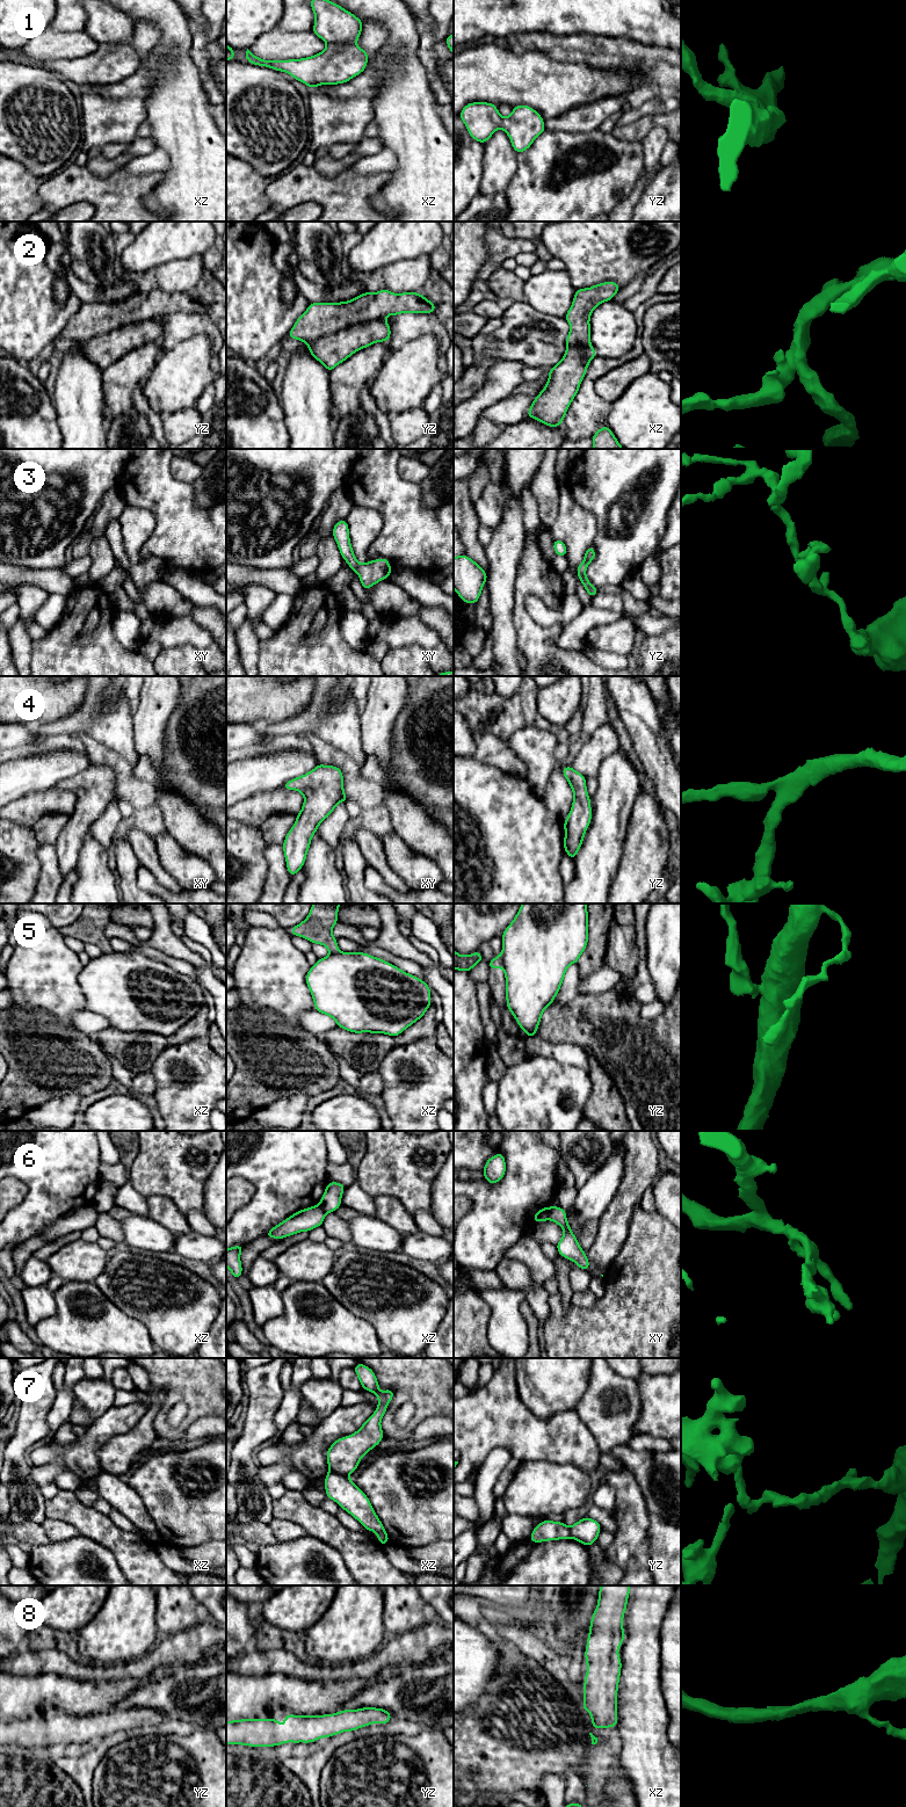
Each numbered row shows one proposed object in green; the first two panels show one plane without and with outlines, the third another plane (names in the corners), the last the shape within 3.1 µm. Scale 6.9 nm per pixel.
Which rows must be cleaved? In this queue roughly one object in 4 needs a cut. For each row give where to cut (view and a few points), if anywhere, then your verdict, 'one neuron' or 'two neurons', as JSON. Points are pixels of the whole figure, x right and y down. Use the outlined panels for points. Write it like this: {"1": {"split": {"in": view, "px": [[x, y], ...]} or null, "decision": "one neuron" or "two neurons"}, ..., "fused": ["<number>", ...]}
{"1": {"split": null, "decision": "one neuron"}, "2": {"split": null, "decision": "one neuron"}, "3": {"split": null, "decision": "one neuron"}, "4": {"split": null, "decision": "one neuron"}, "5": {"split": {"in": "yz", "px": [[500, 955], [504, 967]]}, "decision": "two neurons"}, "6": {"split": {"in": "xy", "px": [[548, 1207], [549, 1218]]}, "decision": "two neurons"}, "7": {"split": {"in": "xz", "px": [[330, 1470], [346, 1477]]}, "decision": "two neurons"}, "8": {"split": null, "decision": "one neuron"}, "fused": ["5", "6", "7"]}

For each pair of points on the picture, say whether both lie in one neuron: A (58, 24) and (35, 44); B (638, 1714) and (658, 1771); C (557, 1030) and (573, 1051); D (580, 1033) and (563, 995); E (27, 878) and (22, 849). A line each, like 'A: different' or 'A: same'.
A: different
B: same
C: different
D: different
E: same

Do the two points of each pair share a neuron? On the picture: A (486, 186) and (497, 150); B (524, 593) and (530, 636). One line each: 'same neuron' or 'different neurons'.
A: same neuron
B: same neuron

